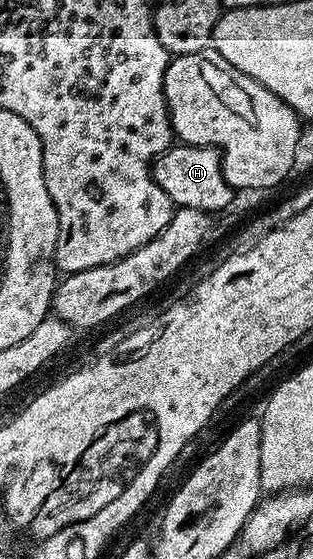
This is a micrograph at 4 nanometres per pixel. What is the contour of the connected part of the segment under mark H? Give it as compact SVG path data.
M171 145L165 154L158 155L152 169L160 188L168 192L178 208L190 206L193 210L215 212L224 209L236 197L222 171L222 155L213 146Z

